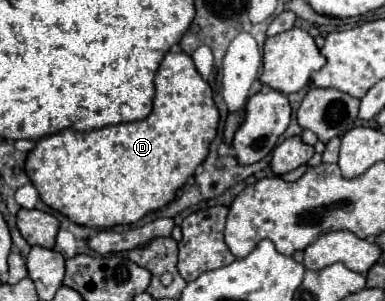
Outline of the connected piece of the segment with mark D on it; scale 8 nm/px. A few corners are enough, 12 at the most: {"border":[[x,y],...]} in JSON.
{"border":[[168,53],[154,111],[36,141],[26,175],[84,227],[174,201],[218,109]]}

